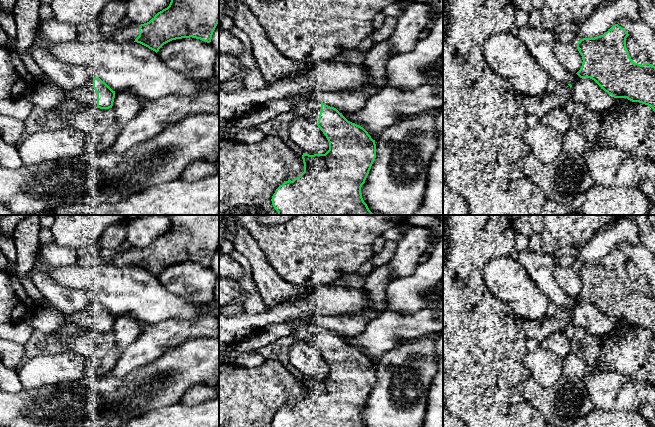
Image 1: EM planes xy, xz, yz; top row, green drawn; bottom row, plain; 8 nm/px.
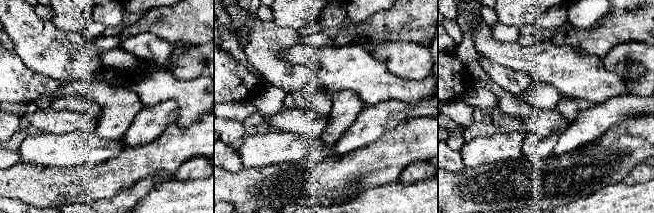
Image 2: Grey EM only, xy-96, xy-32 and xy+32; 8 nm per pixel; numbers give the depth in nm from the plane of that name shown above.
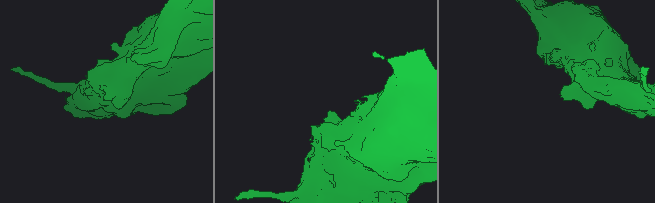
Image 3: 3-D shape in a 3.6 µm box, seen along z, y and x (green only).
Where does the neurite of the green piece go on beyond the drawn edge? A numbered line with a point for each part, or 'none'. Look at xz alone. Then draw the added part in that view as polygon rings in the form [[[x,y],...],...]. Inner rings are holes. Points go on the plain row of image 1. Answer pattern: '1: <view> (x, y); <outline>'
1: xz (304, 330); [[[303,317],[293,321],[295,324],[291,336],[317,348],[321,336],[321,326],[310,322],[310,317]]]

